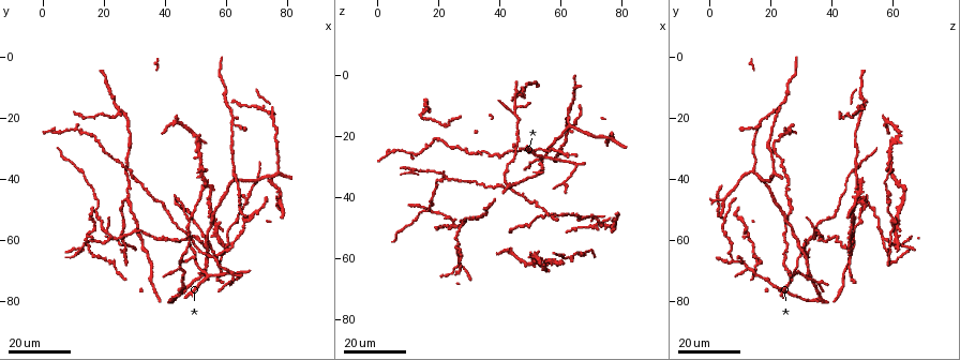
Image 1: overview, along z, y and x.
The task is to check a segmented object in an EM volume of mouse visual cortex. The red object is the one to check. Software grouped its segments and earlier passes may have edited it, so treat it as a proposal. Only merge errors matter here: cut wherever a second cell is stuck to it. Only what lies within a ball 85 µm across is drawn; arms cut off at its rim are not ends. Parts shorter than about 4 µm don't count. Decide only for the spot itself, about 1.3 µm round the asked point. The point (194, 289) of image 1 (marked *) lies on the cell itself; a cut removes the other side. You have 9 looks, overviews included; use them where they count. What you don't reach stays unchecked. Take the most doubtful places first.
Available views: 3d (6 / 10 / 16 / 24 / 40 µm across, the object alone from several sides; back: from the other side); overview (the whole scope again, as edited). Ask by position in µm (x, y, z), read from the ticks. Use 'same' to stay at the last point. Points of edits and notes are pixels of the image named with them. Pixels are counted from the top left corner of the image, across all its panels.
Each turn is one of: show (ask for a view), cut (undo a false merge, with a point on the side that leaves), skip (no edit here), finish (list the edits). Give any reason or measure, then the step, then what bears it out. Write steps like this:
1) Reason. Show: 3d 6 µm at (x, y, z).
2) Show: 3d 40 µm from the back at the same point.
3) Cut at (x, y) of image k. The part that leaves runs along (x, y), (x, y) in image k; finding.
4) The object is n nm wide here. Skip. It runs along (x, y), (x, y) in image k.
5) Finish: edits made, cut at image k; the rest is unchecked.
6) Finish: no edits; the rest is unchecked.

Show: 3d 16 µm at (11, 63, 31).

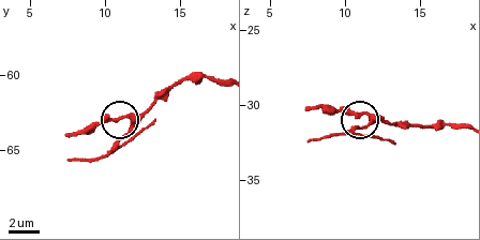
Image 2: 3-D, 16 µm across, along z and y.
Show: 3d 10 µm at (12.0, 63.0, 30.8).

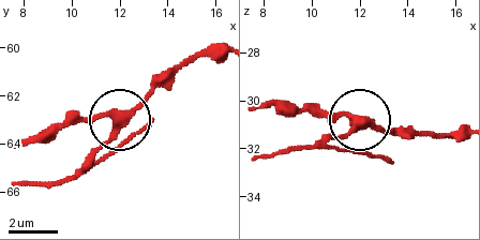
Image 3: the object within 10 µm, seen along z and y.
The object is 320 nm wide here. Skip. It runs along (459, 136), (398, 136), (342, 111), (308, 107) in image 3; continuous, no second cell.

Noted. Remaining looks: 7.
Side arm on a straight run. Show: 3d 16 µm at (26, 60, 57).

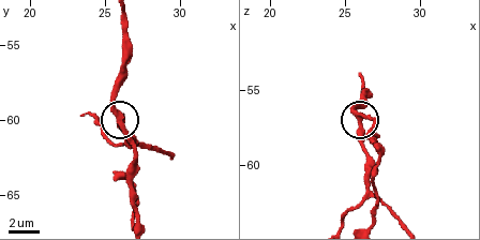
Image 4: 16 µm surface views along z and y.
Show: 3d 10 µm at (25.8, 59.6, 56.8).

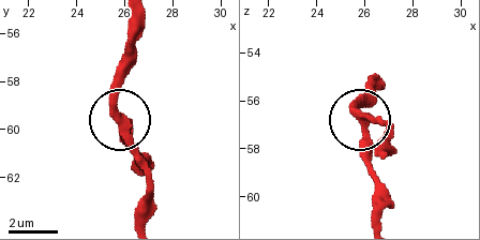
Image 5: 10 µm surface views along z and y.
Skip. One cell here.

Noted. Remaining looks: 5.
Two arms in line, one across. Show: 3d 24 µm at (21, 57, 35).

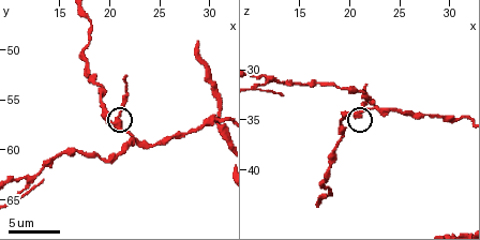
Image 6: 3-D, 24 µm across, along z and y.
Show: 3d 10 µm at (20.6, 57.2, 34.6).

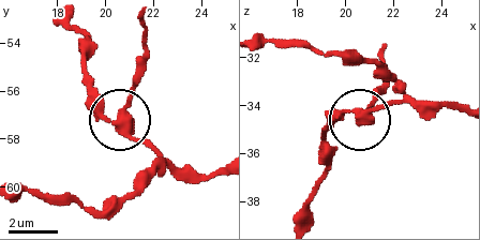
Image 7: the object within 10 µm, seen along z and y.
Show: 3d 10 µm from the back at (20.3, 57.3, 34.4).

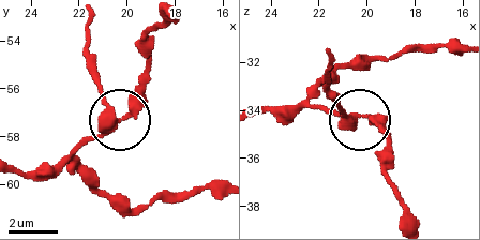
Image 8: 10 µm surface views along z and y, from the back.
Cut at (99, 86) of image 8. The part that leaves runs along (109, 116), (91, 44), (91, 19) in image 8; a second cell is stuck on.

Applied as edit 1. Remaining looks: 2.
Finish: edits made, cut at image 8; the rest is unchecked.

